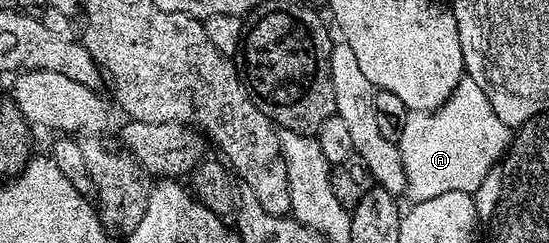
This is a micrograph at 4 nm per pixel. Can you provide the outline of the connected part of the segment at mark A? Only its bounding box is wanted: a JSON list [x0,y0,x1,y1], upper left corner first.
[399,75,513,202]

